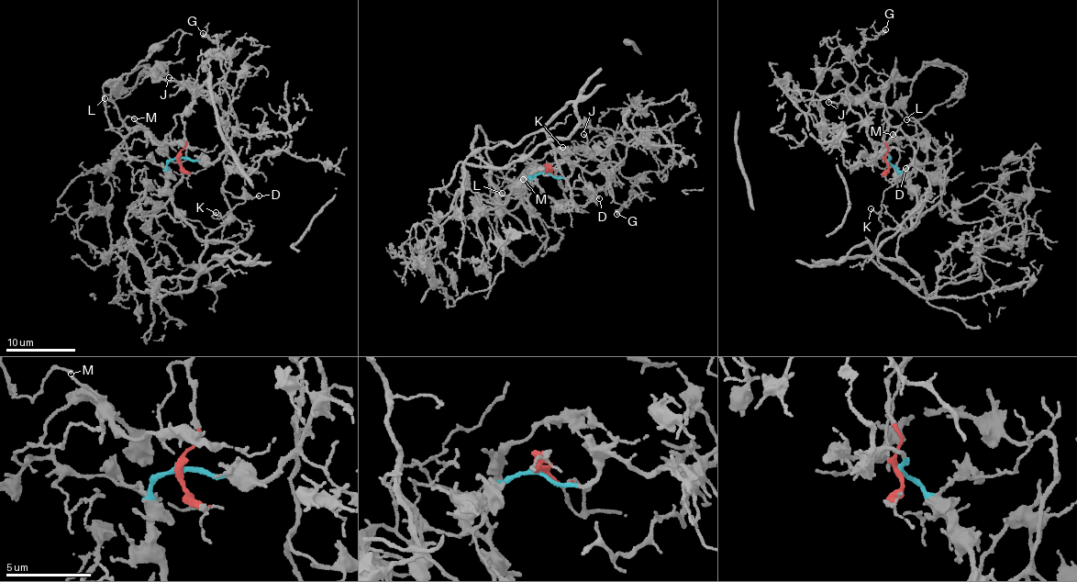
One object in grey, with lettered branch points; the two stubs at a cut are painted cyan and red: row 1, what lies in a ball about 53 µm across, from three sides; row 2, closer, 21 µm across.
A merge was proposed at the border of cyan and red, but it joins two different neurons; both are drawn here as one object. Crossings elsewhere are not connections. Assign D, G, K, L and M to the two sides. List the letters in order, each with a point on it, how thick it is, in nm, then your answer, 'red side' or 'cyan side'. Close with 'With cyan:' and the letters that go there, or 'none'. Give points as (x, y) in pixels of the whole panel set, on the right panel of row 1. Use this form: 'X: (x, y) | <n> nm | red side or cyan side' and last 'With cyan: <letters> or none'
D: (905, 168) | 130 nm | red side
G: (885, 29) | 360 nm | cyan side
K: (871, 208) | 140 nm | red side
L: (906, 119) | 130 nm | cyan side
M: (893, 134) | 140 nm | cyan side
With cyan: G, L, M

